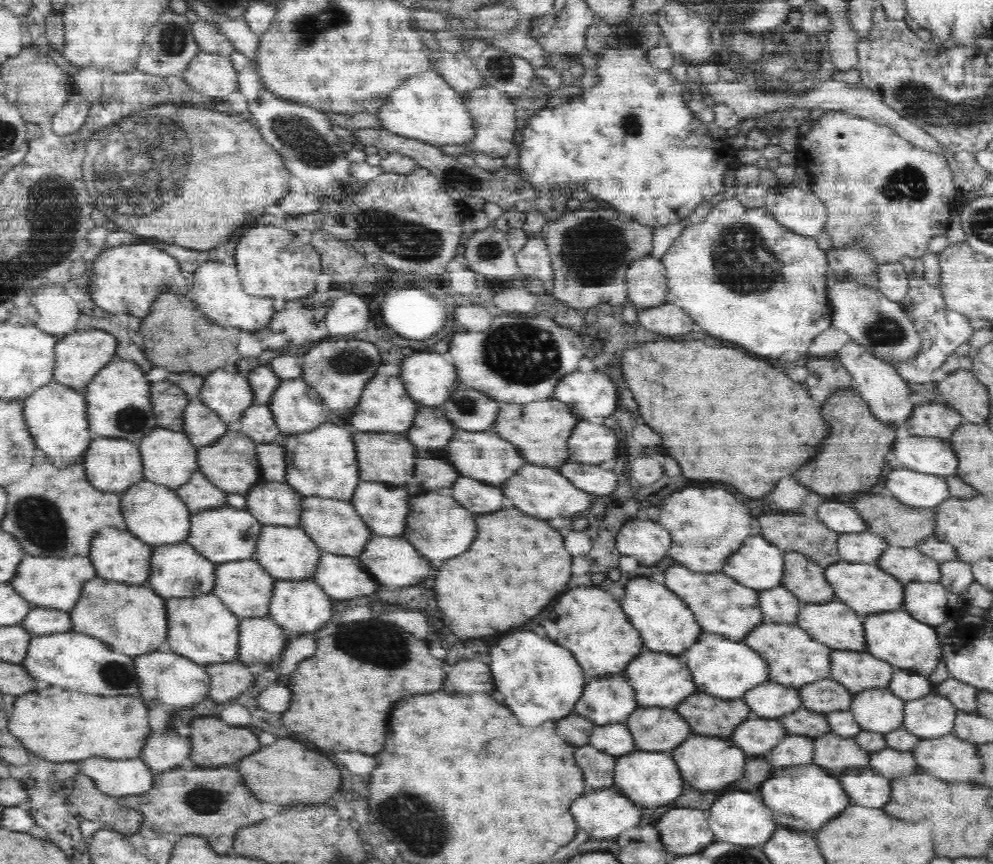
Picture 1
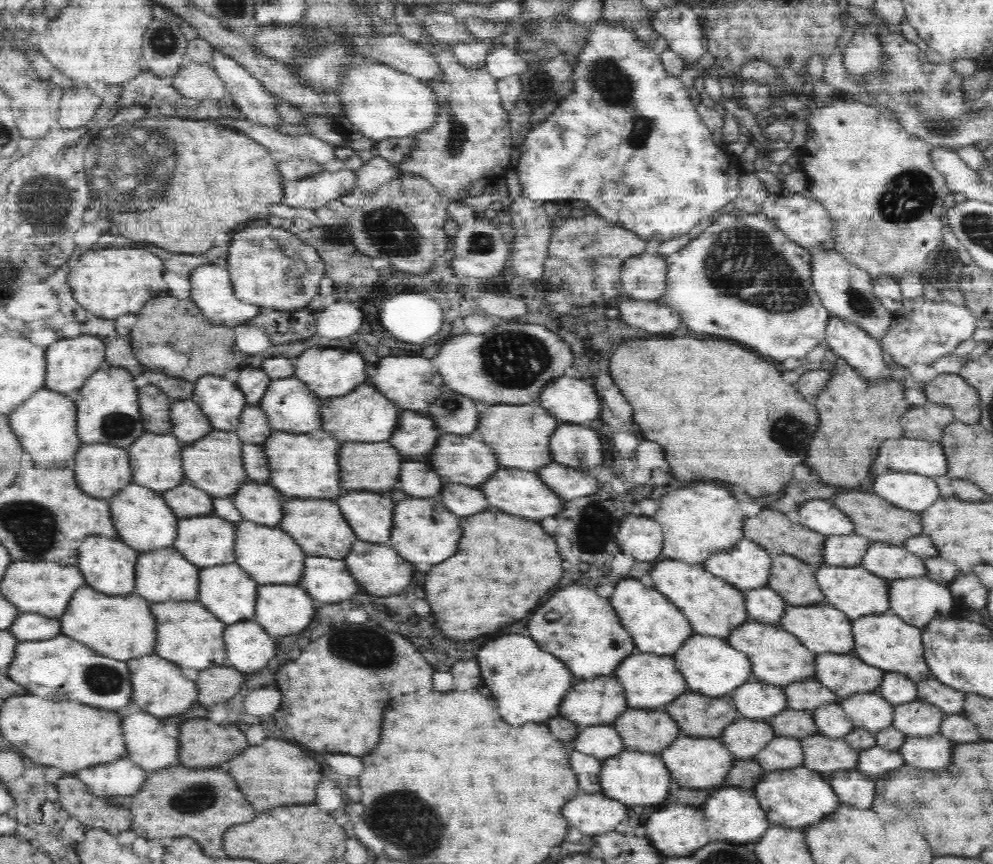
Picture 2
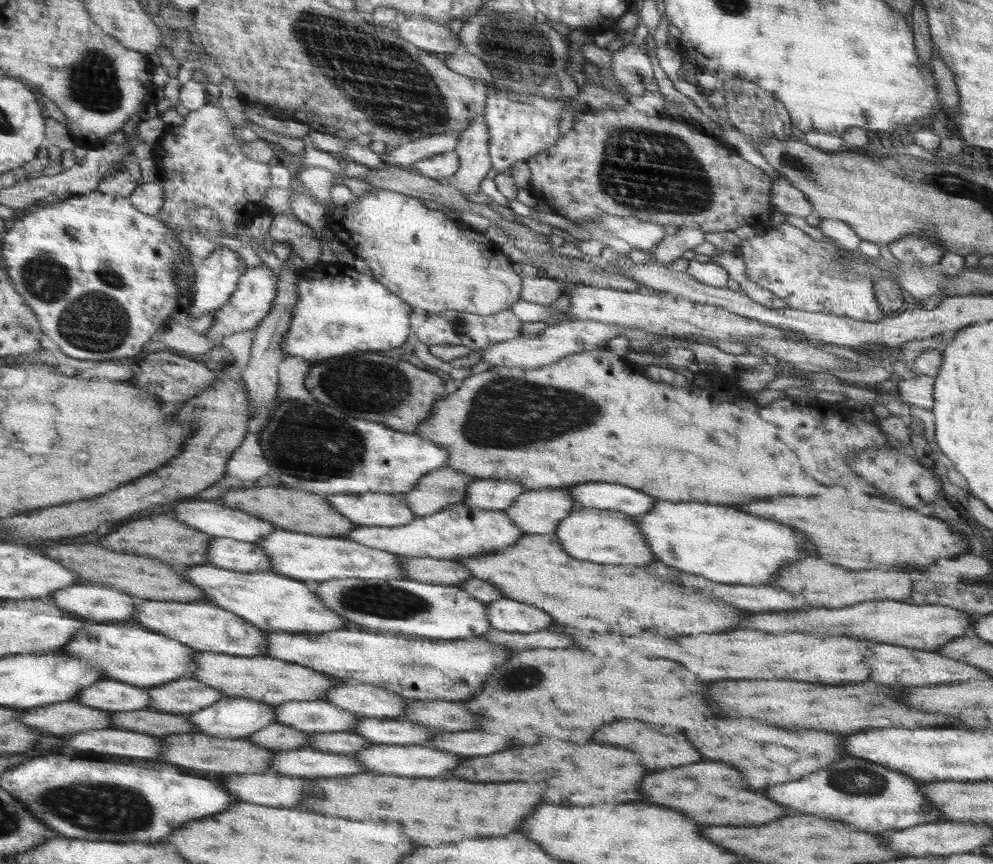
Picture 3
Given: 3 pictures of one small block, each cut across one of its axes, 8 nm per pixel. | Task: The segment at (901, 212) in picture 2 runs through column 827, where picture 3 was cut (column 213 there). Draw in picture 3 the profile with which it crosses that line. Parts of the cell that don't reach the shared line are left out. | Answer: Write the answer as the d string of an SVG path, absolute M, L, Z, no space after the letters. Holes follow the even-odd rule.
M208 103L198 111L190 112L184 124L174 127L174 132L165 135L164 139L155 147L154 159L163 168L164 176L160 181L166 189L166 206L158 215L170 228L176 232L200 234L200 228L192 222L192 211L198 207L208 206L216 209L223 219L226 234L238 238L238 223L249 221L254 216L255 204L264 203L264 193L272 187L270 182L270 168L266 162L254 162L244 156L242 140L238 138L234 124L226 116L226 110L218 103Z

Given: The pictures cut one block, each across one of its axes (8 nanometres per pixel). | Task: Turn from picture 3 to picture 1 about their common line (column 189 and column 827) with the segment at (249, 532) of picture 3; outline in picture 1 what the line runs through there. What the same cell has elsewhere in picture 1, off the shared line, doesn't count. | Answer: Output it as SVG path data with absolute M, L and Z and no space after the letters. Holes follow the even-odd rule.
M829 500L826 504L822 504L816 510L818 512L821 521L832 529L841 533L862 533L868 531L868 522L860 515L860 511L846 500Z

